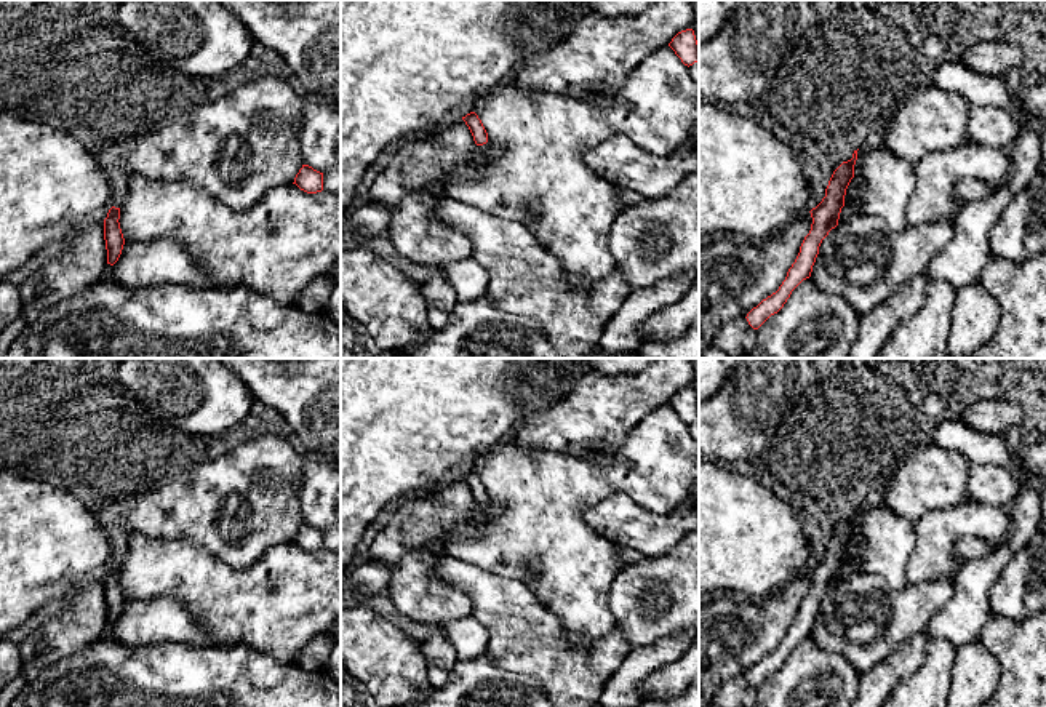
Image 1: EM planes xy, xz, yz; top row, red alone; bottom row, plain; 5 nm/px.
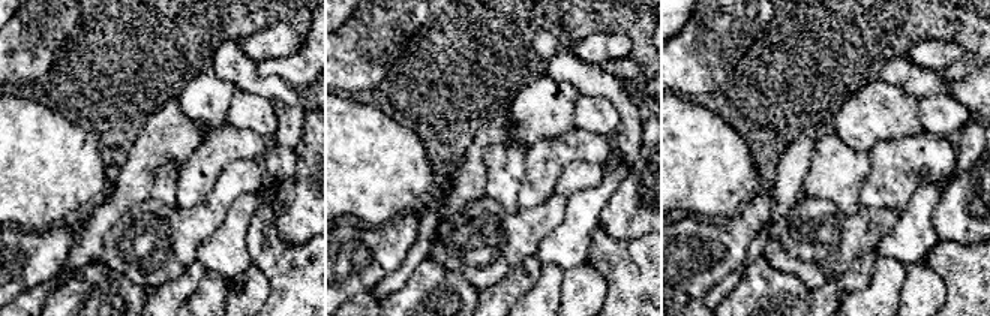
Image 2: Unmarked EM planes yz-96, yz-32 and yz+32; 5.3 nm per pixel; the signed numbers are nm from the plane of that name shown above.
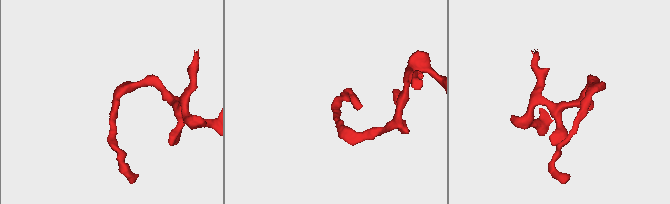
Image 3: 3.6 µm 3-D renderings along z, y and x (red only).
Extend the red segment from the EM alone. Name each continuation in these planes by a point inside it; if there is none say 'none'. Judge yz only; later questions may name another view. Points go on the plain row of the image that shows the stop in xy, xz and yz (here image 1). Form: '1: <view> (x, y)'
none

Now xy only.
none

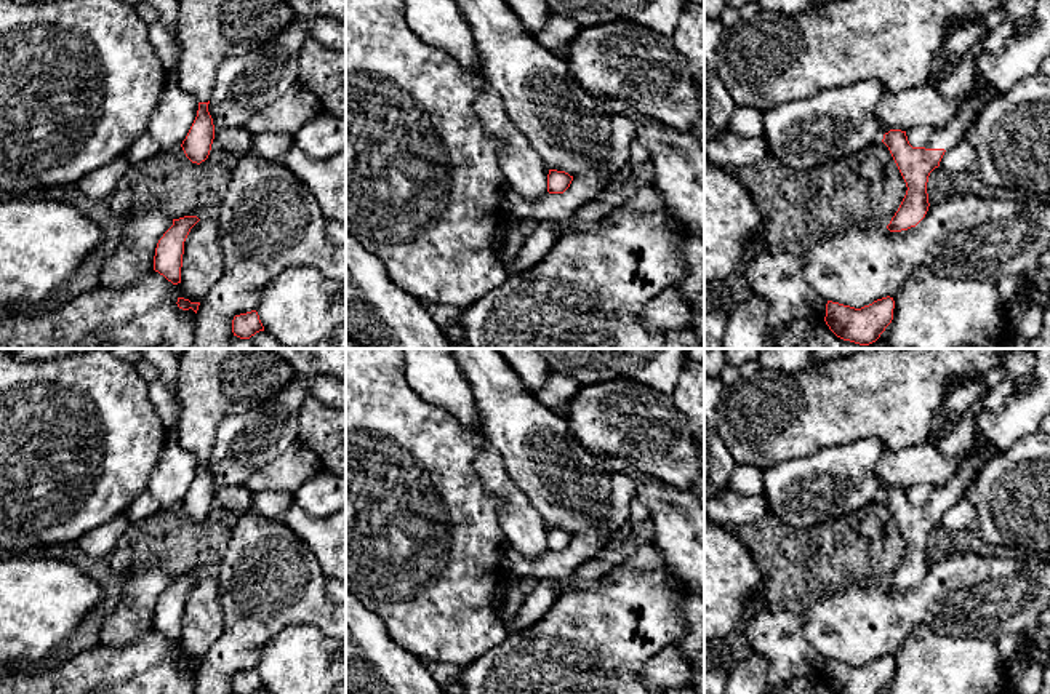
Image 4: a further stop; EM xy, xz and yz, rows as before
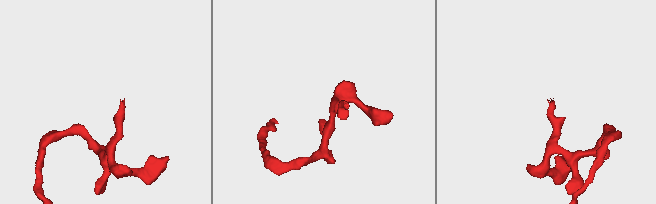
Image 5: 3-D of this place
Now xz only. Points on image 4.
none

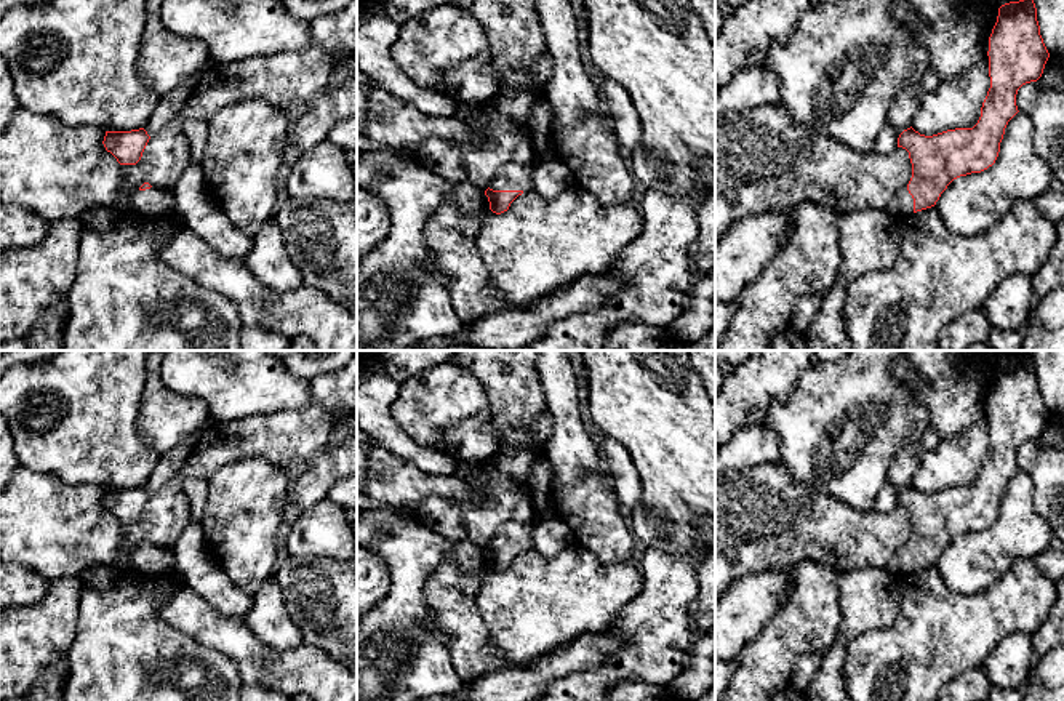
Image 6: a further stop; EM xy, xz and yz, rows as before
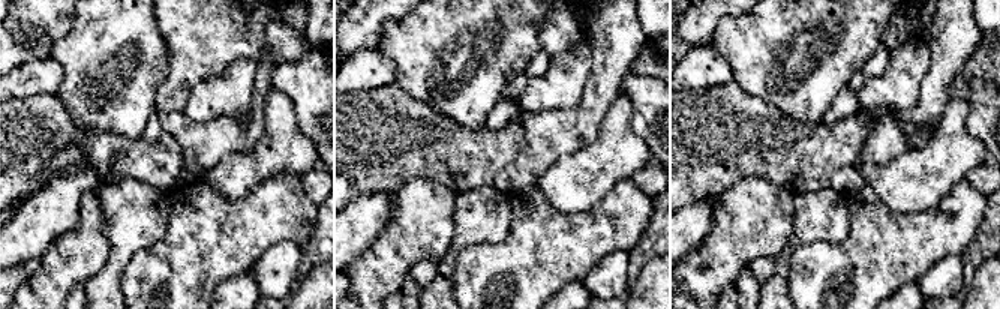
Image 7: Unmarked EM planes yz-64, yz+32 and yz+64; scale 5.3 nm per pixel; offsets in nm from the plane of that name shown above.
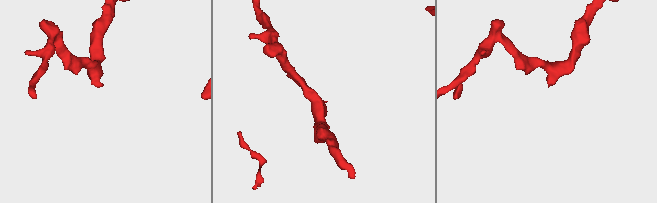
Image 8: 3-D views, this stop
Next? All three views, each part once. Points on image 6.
1: xz (511, 535)

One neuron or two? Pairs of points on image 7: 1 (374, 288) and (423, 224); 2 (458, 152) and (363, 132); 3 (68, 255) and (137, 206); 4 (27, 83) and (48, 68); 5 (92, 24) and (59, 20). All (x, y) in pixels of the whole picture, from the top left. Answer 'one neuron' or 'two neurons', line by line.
1: one neuron
2: one neuron
3: two neurons
4: one neuron
5: two neurons

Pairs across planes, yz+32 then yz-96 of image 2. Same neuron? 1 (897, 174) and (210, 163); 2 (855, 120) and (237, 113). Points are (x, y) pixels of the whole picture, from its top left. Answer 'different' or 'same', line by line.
1: same
2: different

